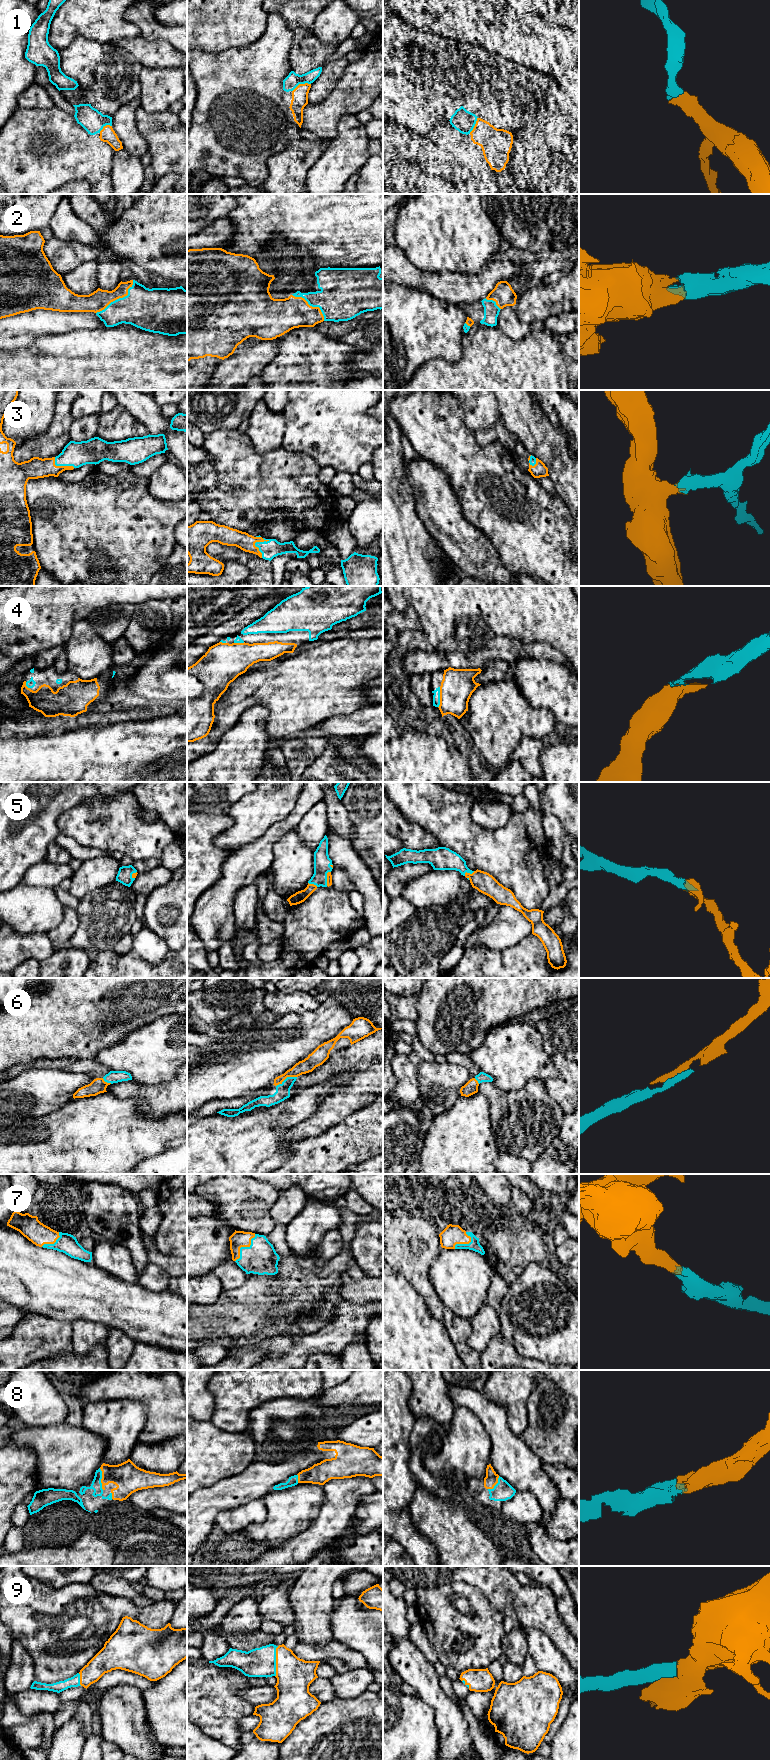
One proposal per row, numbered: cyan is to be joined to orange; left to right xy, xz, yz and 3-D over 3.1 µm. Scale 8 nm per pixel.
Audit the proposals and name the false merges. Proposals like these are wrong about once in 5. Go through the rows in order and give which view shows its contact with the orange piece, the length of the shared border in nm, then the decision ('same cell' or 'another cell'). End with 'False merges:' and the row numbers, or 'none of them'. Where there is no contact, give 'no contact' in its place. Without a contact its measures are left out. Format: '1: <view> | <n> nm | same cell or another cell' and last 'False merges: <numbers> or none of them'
1: xz | 170 nm | same cell
2: xy | 400 nm | same cell
3: xz | 160 nm | same cell
4: yz | 170 nm | same cell
5: xz | 120 nm | same cell
6: xz | 190 nm | same cell
7: xz | 280 nm | same cell
8: xy | 180 nm | same cell
9: xz | 240 nm | same cell
False merges: none of them

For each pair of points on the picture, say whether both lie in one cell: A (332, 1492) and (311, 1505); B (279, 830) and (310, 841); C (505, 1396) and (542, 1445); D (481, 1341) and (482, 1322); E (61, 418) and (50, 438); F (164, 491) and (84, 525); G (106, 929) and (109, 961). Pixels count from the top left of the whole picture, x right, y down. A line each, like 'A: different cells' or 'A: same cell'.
A: different cells
B: different cells
C: different cells
D: same cell
E: same cell
F: different cells
G: different cells

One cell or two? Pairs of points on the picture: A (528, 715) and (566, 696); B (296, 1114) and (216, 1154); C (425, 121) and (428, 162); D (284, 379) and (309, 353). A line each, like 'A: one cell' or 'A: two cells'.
A: two cells
B: one cell
C: two cells
D: one cell

